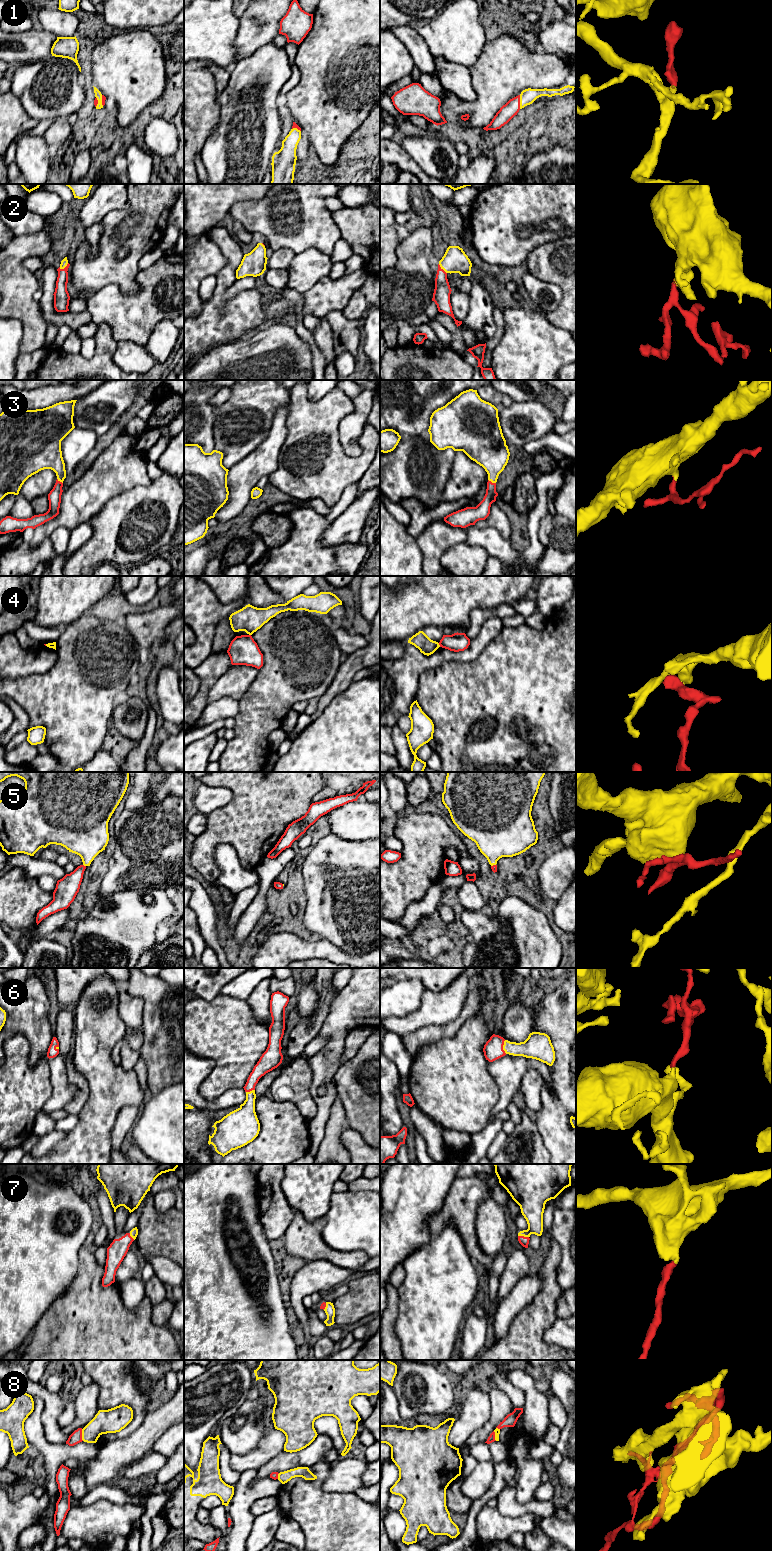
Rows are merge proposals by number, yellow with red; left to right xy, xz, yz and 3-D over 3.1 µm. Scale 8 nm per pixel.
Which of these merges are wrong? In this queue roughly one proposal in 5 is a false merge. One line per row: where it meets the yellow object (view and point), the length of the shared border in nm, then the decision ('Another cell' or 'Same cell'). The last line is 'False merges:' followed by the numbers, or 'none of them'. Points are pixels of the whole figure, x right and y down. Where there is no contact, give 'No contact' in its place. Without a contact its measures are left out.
1: Touches yellow at yz (520, 102). Shared border 110 nm. Same cell
2: Touches yellow at xy (63, 268). Shared border 90 nm. Same cell
3: Touches yellow at yz (492, 482). Shared border 70 nm. Same cell
4: Touches yellow at yz (439, 645). Shared border 40 nm. Another cell
5: Touches yellow at xy (84, 865). Shared border 30 nm. Same cell
6: Touches yellow at yz (503, 1047). Shared border 110 nm. Same cell
7: Touches yellow at yz (523, 1235). Shared border 90 nm. Same cell
8: Touches yellow at xy (82, 1435). Shared border 100 nm. Another cell
False merges: 4, 8

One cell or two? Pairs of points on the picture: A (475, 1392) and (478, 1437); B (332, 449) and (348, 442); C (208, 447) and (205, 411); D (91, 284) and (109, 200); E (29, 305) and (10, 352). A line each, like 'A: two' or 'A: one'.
A: two
B: two
C: one
D: two
E: two

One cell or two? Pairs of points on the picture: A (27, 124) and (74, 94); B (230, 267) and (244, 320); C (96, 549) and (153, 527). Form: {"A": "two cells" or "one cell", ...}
{"A": "two cells", "B": "one cell", "C": "one cell"}

